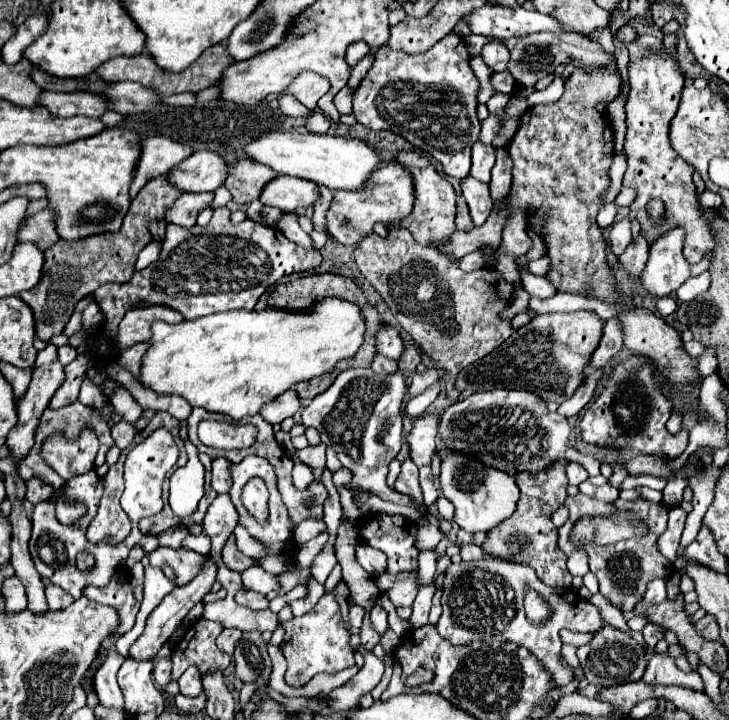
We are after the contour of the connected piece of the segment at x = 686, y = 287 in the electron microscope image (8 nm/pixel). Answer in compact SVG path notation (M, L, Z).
M704 271L702 275L696 275L688 281L684 281L684 285L680 285L680 289L676 291L676 297L680 301L694 301L698 295L706 293L710 287L710 273Z

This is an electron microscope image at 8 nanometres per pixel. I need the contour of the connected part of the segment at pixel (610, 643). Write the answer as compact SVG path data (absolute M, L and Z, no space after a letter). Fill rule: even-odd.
M614 627L598 629L594 639L588 645L578 647L578 659L580 659L580 665L584 669L584 675L586 675L588 683L602 685L602 687L612 687L612 685L638 681L644 675L644 669L646 669L644 649L628 633L624 633L620 629L614 629Z

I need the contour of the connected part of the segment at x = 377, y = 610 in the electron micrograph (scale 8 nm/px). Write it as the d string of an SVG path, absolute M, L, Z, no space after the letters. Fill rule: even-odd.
M375 605L370 612L370 620L374 629L382 636L388 626L388 614L384 608Z

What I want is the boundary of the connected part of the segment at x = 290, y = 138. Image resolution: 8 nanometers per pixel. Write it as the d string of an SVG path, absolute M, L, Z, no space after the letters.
M266 133L258 141L246 145L250 159L272 167L280 175L292 175L306 181L314 181L332 191L348 189L360 191L372 179L372 173L384 165L380 153L362 139L338 137L338 135L318 135L318 133Z

